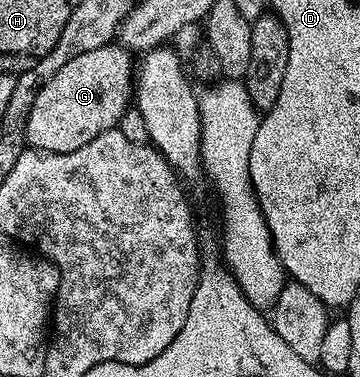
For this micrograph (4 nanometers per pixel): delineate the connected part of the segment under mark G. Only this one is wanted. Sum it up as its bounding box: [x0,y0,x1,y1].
[24,44,134,154]

